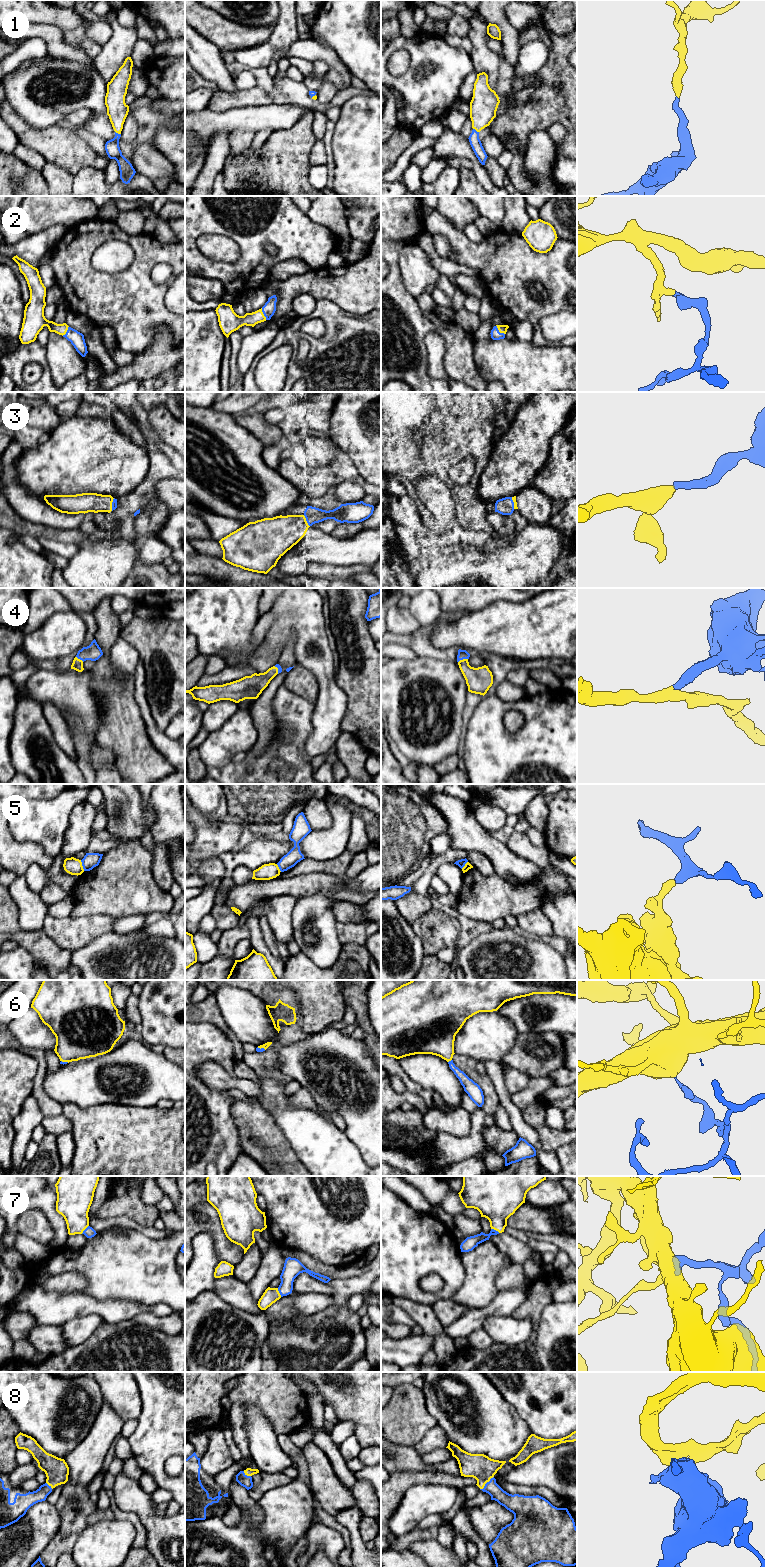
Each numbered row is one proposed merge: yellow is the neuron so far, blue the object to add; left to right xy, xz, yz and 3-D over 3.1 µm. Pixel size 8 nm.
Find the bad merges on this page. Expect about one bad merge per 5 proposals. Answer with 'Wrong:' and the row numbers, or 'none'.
Wrong: 5

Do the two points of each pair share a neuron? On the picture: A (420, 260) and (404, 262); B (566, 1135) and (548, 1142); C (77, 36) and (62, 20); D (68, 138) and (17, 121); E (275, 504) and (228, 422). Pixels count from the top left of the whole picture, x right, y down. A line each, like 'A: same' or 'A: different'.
A: same
B: same
C: different
D: same
E: same

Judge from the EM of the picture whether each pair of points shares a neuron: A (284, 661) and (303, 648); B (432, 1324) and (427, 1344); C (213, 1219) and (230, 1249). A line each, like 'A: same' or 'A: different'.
A: different
B: different
C: same

